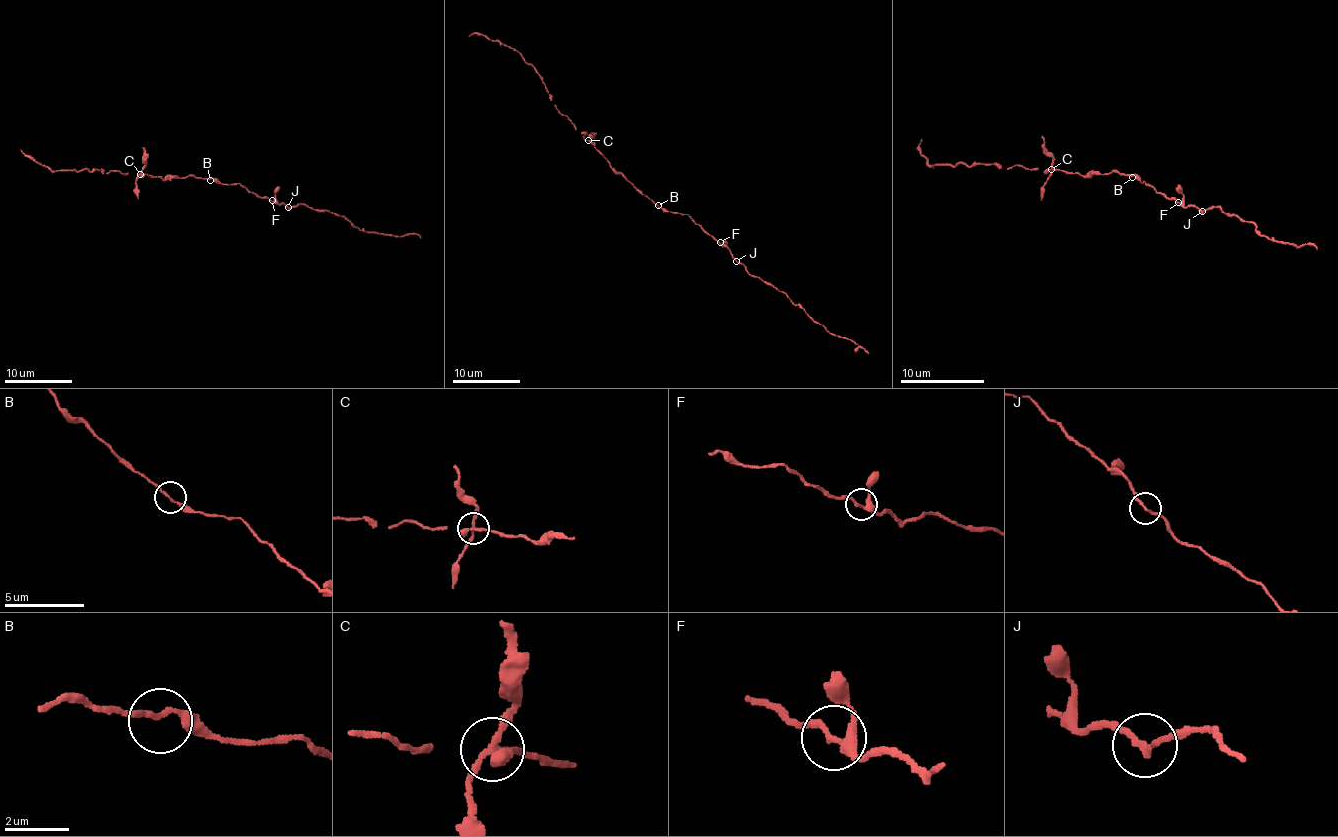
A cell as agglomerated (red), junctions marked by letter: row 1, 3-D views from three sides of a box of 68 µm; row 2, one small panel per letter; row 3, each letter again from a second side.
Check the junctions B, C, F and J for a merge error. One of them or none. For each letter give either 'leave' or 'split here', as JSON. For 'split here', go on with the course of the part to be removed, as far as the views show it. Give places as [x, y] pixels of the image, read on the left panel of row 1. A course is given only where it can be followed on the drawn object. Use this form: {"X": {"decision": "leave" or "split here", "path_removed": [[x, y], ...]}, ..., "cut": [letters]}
{"B": {"decision": "leave"}, "C": {"decision": "split here", "path_removed": [[141, 173], [144, 163], [143, 146]]}, "F": {"decision": "leave"}, "J": {"decision": "leave"}, "cut": ["C"]}

